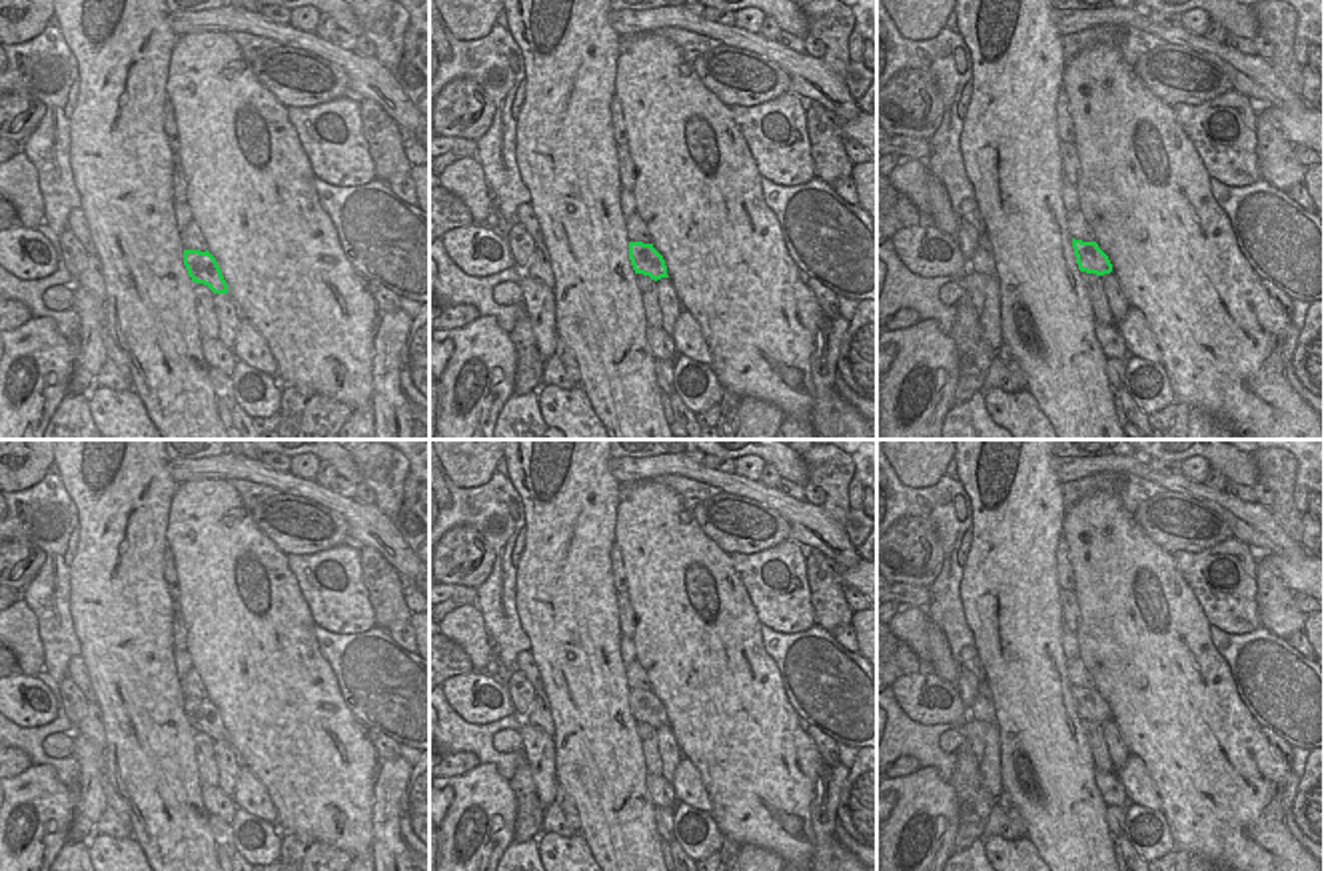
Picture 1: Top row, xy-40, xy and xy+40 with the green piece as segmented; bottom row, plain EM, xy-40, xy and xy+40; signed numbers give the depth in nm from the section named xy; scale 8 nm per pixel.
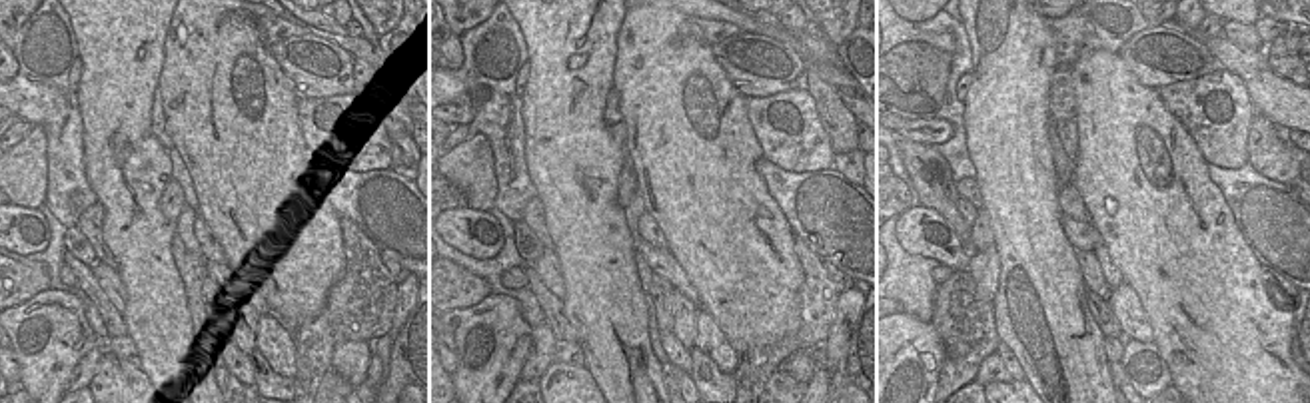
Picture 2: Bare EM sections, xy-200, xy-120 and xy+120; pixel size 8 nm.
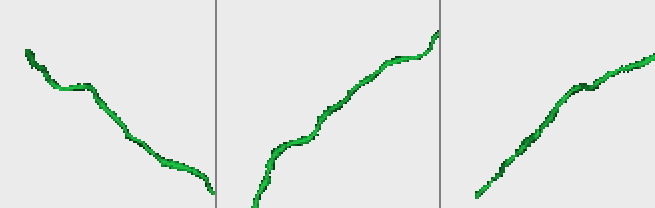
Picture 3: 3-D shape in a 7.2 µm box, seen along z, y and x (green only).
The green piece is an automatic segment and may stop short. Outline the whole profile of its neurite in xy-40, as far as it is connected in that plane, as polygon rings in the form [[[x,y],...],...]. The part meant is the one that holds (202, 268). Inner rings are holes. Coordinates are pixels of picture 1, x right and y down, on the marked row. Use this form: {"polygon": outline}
{"polygon": [[[184,250],[184,266],[192,282],[208,286],[214,294],[228,294],[222,270],[208,250]]]}

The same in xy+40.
{"polygon": [[[1072,238],[1072,248],[1080,272],[1104,276],[1112,272],[1108,256],[1096,242],[1082,242]]]}

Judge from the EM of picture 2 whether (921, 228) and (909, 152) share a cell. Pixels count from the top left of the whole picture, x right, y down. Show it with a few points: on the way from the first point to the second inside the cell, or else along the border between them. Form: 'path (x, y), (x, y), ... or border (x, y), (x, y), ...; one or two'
border (921, 204), (935, 210), (957, 236); two

